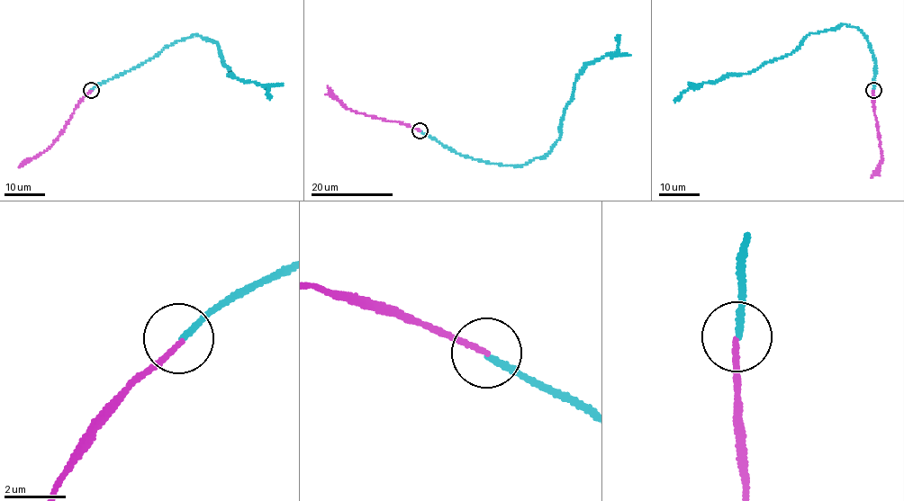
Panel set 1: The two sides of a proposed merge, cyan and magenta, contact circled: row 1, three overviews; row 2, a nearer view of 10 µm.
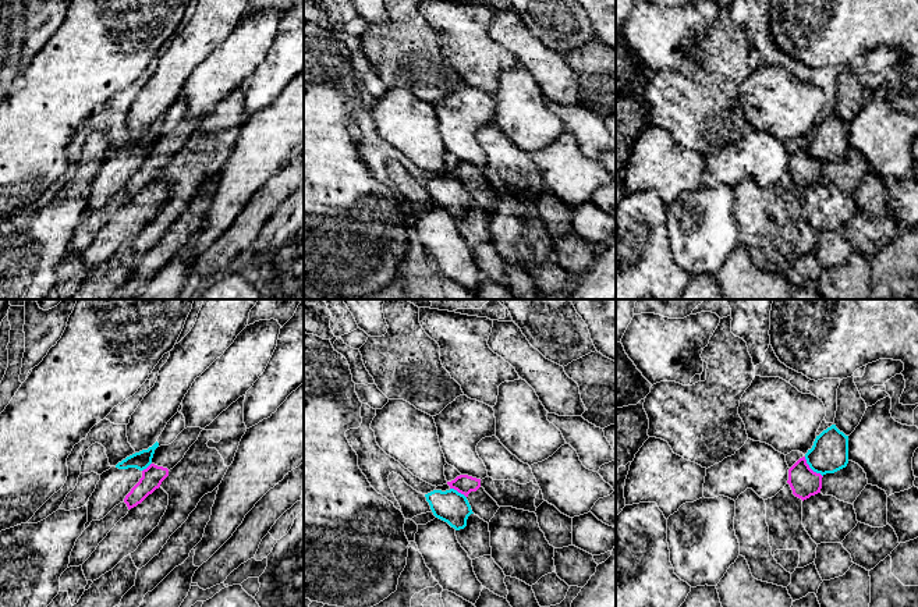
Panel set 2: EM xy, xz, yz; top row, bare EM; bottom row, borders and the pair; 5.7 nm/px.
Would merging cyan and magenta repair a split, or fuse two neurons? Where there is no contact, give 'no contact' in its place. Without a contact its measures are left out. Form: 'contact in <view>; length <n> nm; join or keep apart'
contact in yz; length 160 nm; keep apart

